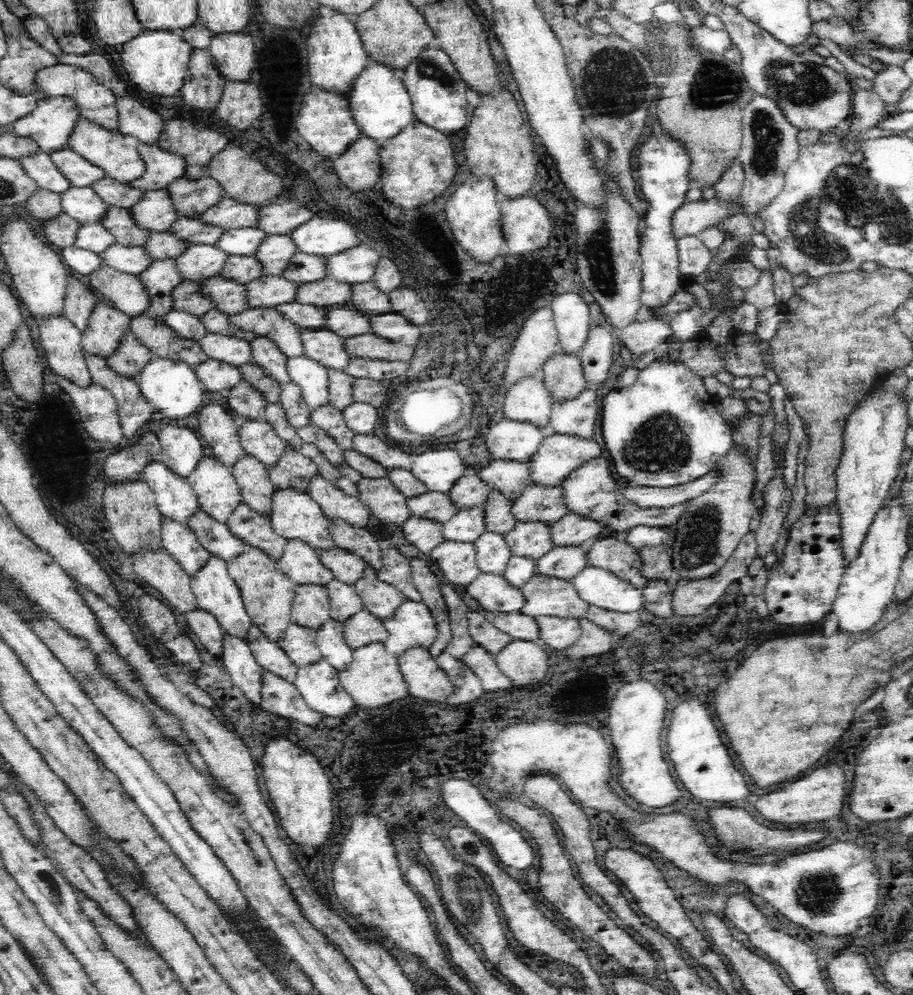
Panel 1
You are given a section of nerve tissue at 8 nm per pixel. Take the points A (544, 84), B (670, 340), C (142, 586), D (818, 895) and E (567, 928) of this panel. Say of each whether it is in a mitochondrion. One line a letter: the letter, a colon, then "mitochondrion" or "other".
A: other
B: other
C: other
D: mitochondrion
E: other

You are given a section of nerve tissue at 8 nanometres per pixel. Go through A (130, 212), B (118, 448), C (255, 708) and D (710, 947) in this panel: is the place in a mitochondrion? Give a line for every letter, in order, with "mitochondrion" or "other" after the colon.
A: other
B: other
C: other
D: other

